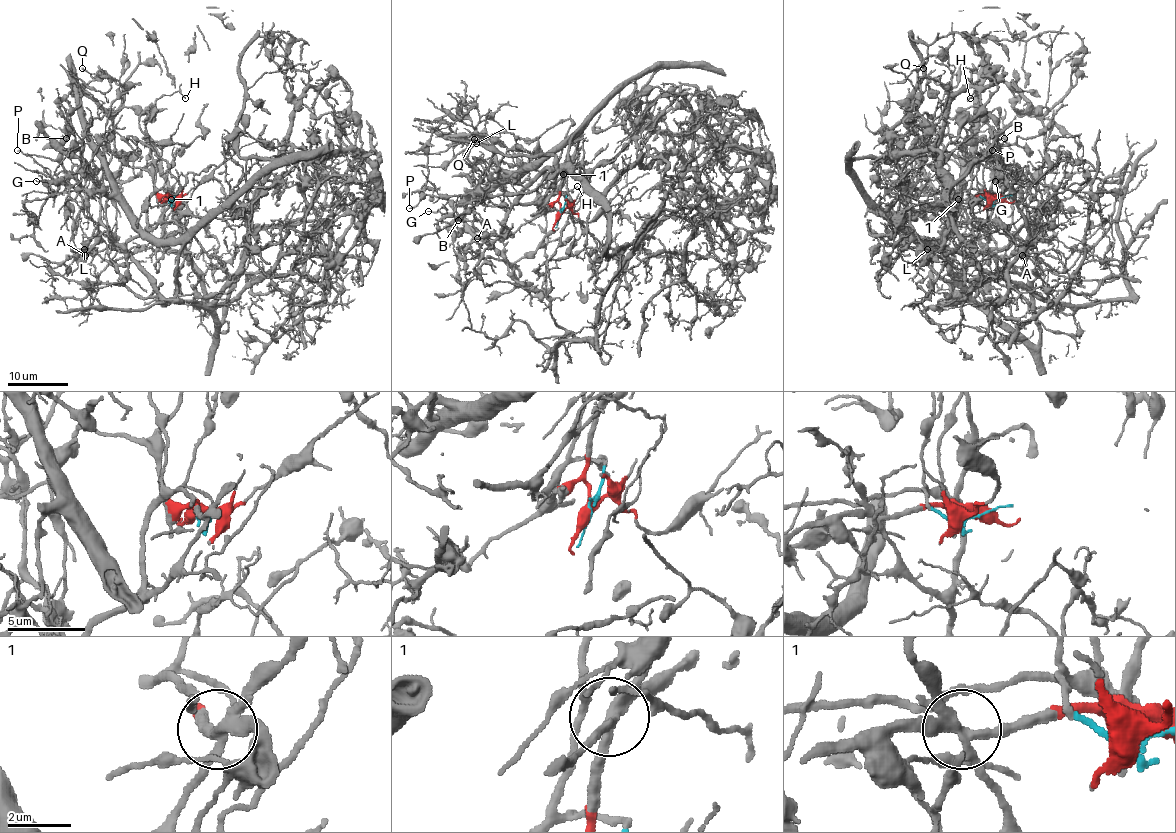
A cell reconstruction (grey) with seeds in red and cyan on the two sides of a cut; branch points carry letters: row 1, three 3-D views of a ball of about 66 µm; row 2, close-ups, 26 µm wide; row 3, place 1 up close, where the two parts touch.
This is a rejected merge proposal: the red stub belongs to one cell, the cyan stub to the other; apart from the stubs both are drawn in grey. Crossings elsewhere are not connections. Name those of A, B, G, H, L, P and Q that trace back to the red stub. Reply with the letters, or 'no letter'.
A, B, G, H, L, P, Q

